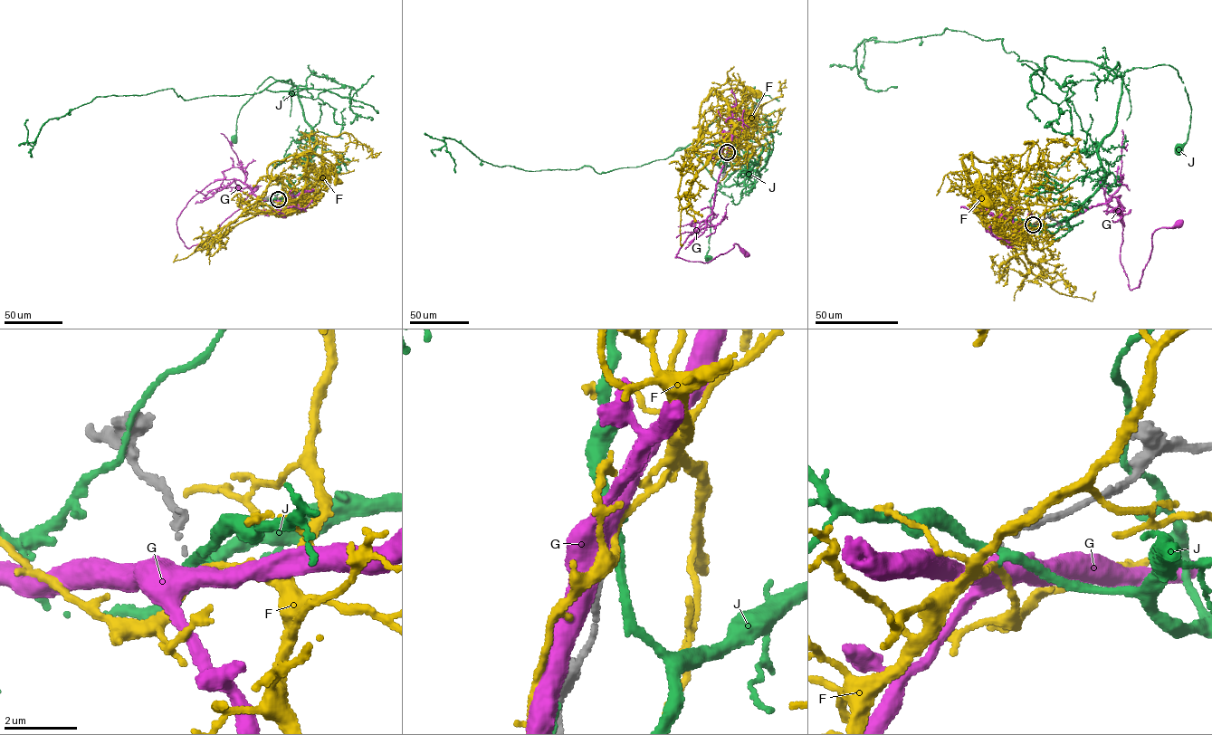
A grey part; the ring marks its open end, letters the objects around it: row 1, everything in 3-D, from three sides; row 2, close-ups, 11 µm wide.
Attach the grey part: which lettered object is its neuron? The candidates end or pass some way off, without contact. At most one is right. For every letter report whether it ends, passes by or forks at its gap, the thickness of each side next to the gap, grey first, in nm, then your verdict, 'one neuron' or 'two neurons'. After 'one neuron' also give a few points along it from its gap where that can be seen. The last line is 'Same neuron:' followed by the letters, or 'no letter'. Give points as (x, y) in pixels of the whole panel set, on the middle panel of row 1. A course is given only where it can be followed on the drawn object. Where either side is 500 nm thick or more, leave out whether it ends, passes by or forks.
F: it passes by | 80/180 nm | two neurons
G: 80/700 nm | two neurons
J: it passes by | 80/260 nm | two neurons
Same neuron: no letter

